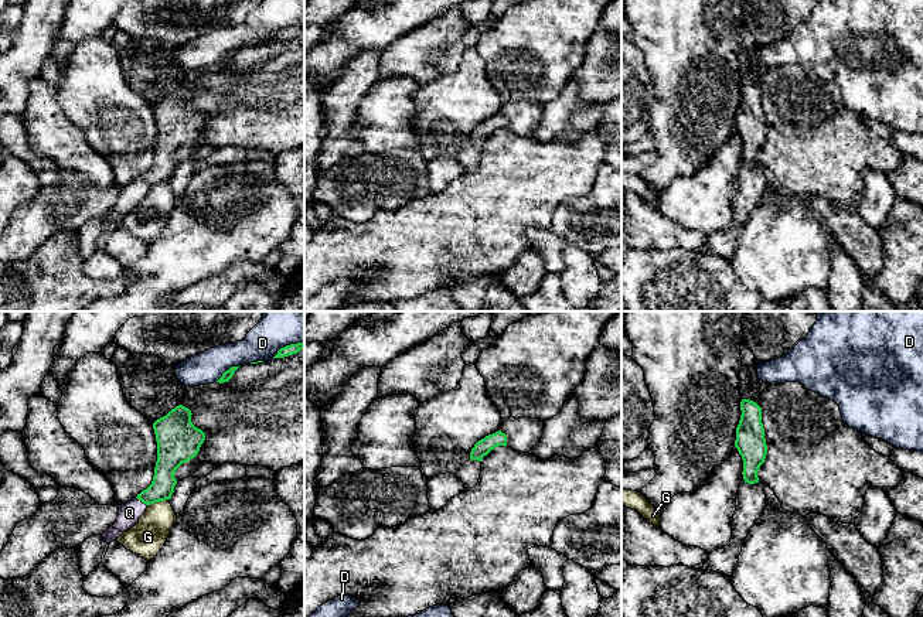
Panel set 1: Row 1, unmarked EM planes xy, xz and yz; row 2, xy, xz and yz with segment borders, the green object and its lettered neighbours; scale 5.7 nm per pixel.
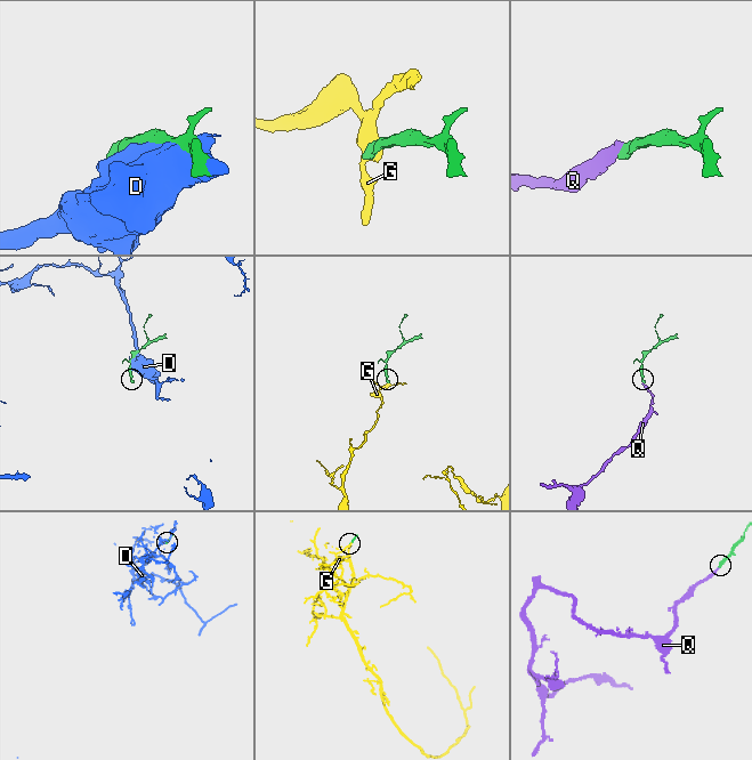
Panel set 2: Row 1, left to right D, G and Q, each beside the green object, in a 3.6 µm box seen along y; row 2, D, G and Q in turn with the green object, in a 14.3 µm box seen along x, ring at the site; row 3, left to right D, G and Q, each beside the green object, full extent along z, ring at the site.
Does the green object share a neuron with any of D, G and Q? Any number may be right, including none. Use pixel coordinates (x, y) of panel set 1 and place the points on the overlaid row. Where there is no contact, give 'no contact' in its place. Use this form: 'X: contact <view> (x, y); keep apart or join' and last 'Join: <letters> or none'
D: contact xy (228, 370); keep apart
G: contact xy (157, 501); keep apart
Q: contact xy (142, 501); join
Join: Q

